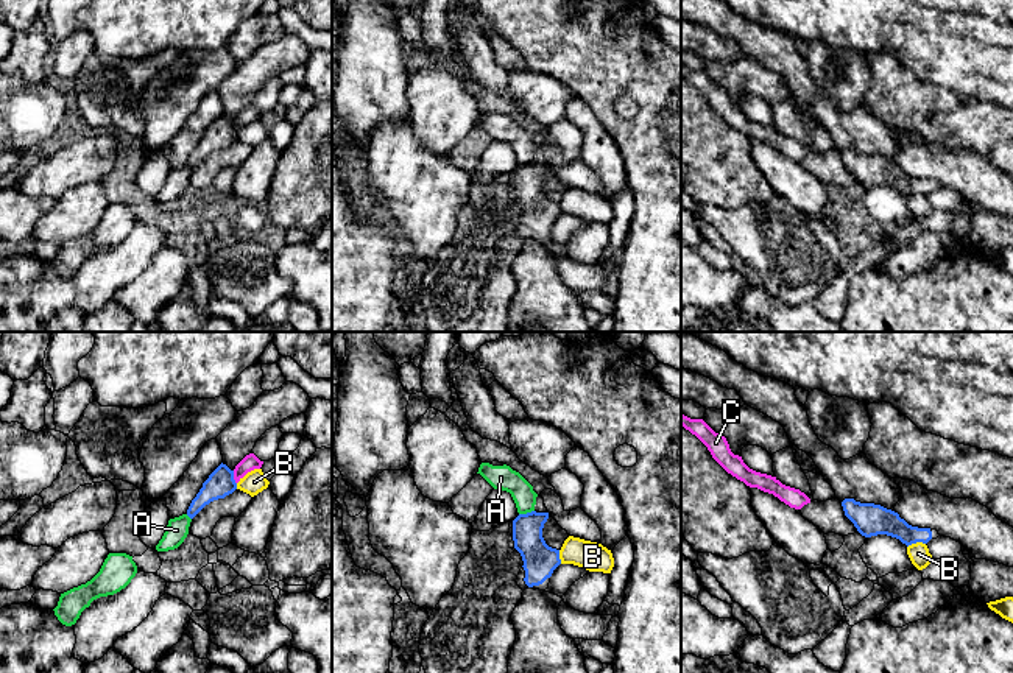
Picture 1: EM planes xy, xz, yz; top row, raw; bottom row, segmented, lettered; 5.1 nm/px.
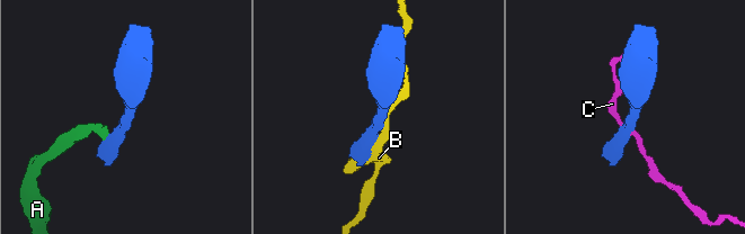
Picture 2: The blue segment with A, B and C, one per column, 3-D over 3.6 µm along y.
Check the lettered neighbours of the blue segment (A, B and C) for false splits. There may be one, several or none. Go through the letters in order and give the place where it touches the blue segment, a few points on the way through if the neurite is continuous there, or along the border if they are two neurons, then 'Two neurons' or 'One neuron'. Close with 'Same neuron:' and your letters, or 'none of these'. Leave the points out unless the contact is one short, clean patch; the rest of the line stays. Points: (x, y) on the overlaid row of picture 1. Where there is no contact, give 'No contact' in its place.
A: Touches blue at xz (527, 513). Boundary: xz (533, 510), (519, 514). Two neurons
B: Touches blue at yz (915, 542). Two neurons
C: Touches blue at xy (232, 477). Boundary: xy (232, 471), (236, 483). Two neurons
Same neuron: none of these

